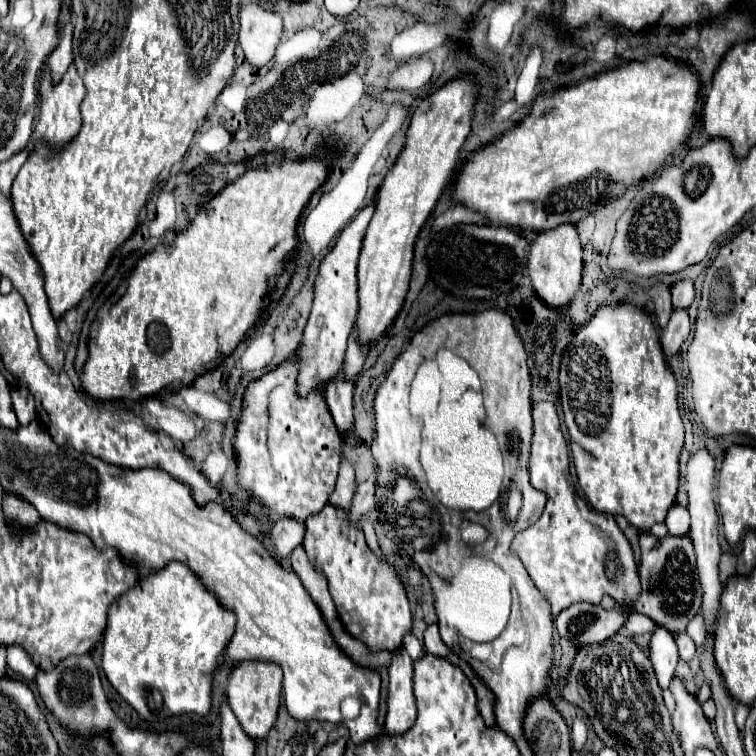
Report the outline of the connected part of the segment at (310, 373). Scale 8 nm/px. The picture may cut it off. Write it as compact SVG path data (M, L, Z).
M376 198L358 212L358 216L342 230L336 246L324 256L316 282L314 282L314 306L304 328L300 346L302 372L300 372L300 394L308 394L316 386L326 386L328 380L342 368L346 342L352 332L352 324L358 312L358 258L364 242L364 234L376 210Z

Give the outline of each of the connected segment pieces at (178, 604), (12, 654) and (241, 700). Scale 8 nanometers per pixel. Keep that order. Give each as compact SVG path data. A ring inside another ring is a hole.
M170 562L164 568L148 574L146 578L140 578L130 590L126 590L112 606L108 612L108 626L104 632L104 652L102 652L102 670L114 690L140 714L142 720L154 720L154 712L168 712L168 714L184 714L184 712L194 712L194 714L206 714L210 708L210 682L212 682L212 672L216 670L218 658L222 656L222 650L226 648L228 640L234 634L234 614L228 612L224 606L218 604L218 600L200 584L200 580L180 562Z
M10 646L6 650L6 654L8 654L8 666L10 666L10 670L14 670L16 674L20 674L28 682L36 678L38 670L36 670L34 662L28 658L28 654L24 654L20 650L20 646Z
M238 662L232 668L230 680L228 680L228 690L226 698L236 714L238 722L242 724L244 732L254 738L266 738L268 732L272 730L276 722L276 712L280 706L280 692L282 692L282 670L278 664L268 664L268 662Z

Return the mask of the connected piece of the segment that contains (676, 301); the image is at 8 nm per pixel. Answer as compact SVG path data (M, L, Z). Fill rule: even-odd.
M680 280L672 286L672 306L690 306L694 300L694 284L692 280Z

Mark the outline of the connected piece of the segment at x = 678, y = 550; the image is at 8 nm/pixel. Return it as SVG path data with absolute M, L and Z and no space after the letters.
M650 532L640 534L640 580L642 594L632 606L640 614L650 616L658 626L664 626L668 632L678 634L686 630L686 624L700 612L702 590L696 570L696 550L690 534L684 536L664 536L656 538Z

